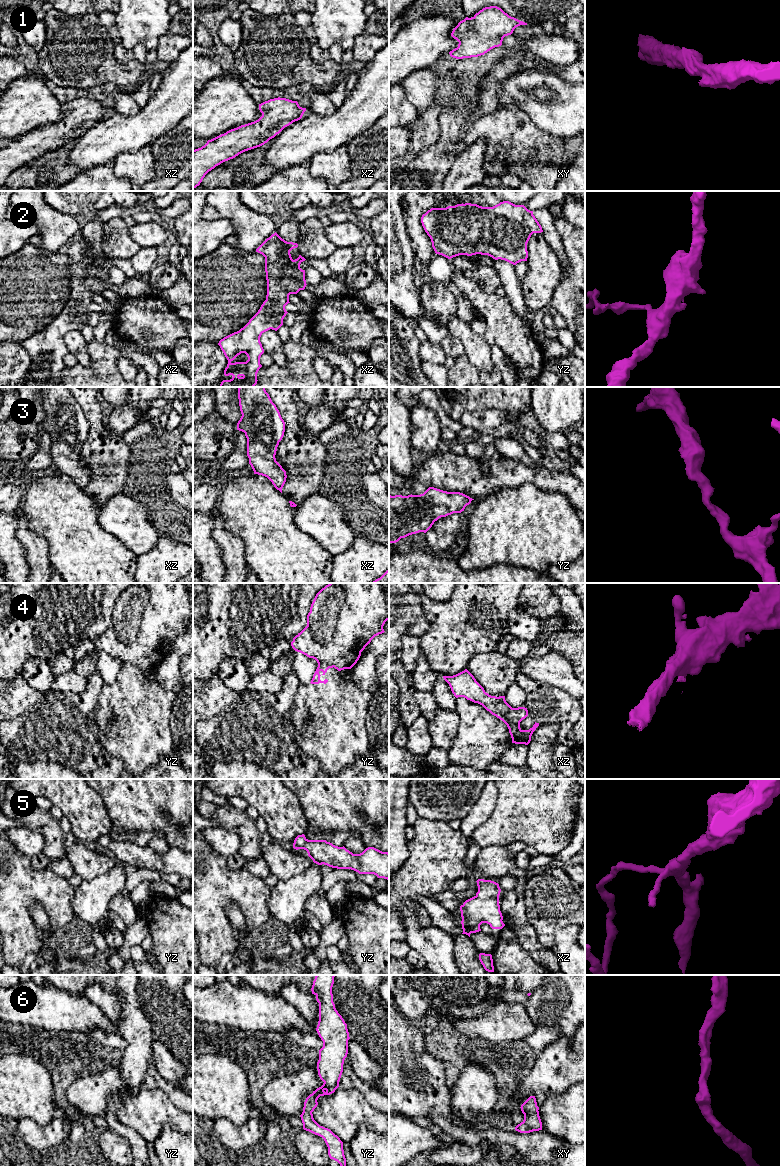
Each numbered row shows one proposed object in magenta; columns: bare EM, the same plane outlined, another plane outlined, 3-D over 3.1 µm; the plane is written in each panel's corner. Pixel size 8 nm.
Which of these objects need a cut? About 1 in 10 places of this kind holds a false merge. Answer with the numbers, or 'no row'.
4

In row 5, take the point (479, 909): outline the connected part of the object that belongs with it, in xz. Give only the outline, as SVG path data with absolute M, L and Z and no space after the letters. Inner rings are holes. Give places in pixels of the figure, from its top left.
M478 879L476 882L478 892L460 906L462 934L469 937L471 933L481 931L482 923L489 924L492 929L502 929L505 926L499 905L499 884L484 879Z

